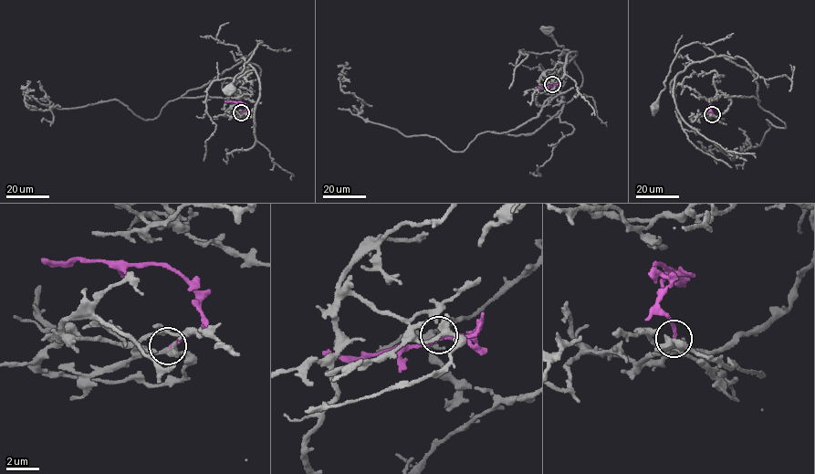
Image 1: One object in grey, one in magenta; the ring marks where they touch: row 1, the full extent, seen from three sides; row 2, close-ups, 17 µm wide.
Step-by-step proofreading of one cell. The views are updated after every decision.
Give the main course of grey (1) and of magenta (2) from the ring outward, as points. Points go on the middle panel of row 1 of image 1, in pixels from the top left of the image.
1: (552, 84), (539, 80), (536, 118), (492, 132), (534, 133), (579, 89), (581, 72), (548, 30)
2: (553, 84), (538, 87)

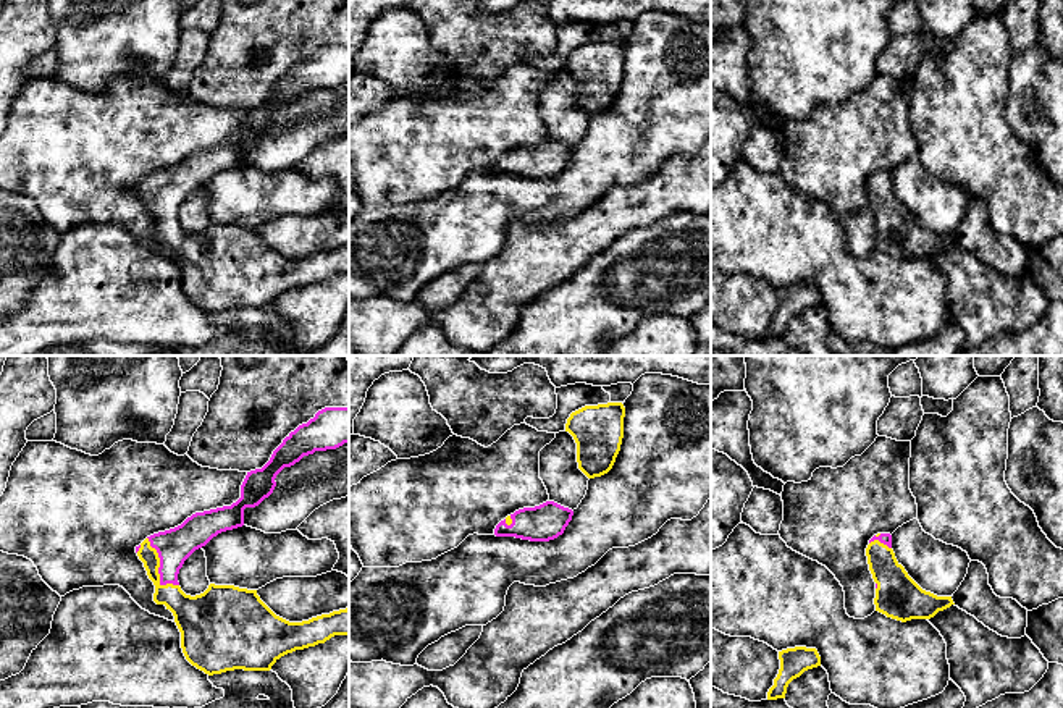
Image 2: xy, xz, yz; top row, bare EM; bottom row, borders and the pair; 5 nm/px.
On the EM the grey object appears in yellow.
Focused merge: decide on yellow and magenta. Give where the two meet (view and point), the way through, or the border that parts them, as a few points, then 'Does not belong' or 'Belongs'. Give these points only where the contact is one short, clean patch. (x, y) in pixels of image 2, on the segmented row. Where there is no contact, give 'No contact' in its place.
Touches yellow at xy (157, 569). Path across: xy (186, 610), (160, 582), (157, 569), (175, 545). Belongs

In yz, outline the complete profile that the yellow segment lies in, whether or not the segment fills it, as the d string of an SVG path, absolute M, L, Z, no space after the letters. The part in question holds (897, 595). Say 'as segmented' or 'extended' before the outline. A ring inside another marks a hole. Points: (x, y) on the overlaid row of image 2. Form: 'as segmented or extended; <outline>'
extended; M890 533L874 535L866 548L866 556L876 582L876 611L887 617L901 622L931 619L955 605L952 596L926 592L908 575L895 558Z

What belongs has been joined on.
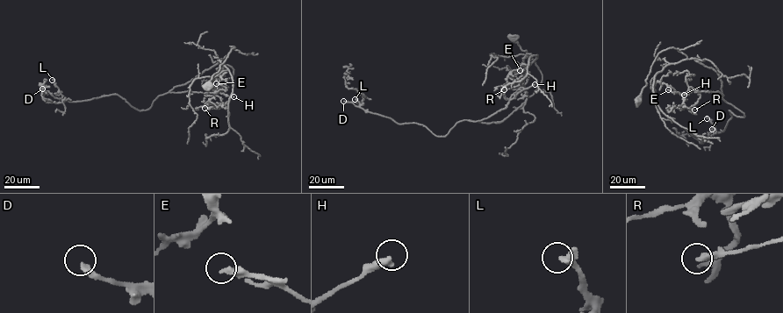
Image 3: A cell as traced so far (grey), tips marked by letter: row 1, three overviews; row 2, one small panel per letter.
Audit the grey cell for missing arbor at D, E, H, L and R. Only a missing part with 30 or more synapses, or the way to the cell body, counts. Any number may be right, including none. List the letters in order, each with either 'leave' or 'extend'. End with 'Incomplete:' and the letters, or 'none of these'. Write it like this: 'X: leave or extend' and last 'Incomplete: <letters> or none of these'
D: leave
E: leave
H: leave
L: extend
R: leave
Incomplete: L

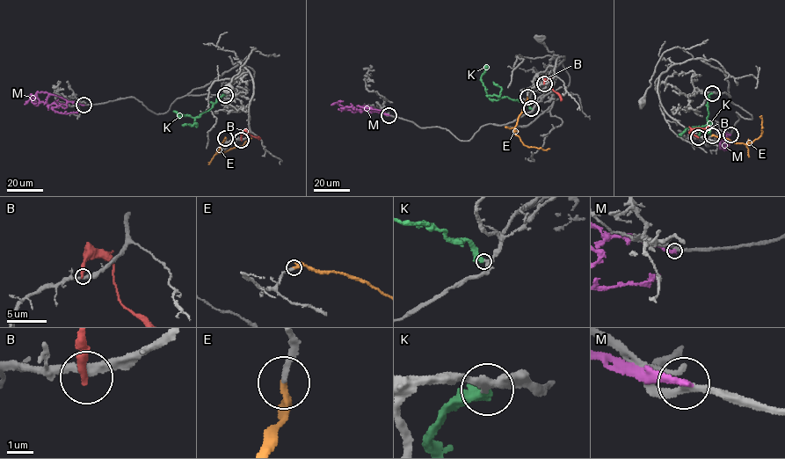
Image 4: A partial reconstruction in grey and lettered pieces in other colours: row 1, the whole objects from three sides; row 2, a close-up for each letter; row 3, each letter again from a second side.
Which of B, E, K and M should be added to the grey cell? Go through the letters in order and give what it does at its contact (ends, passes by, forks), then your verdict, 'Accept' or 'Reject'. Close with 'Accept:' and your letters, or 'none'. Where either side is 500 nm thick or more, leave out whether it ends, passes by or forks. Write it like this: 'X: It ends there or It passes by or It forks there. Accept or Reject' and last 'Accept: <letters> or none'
B: It ends there. Reject
E: It ends there. Accept
K: It ends there. Reject
M: It ends there. Reject
Accept: E

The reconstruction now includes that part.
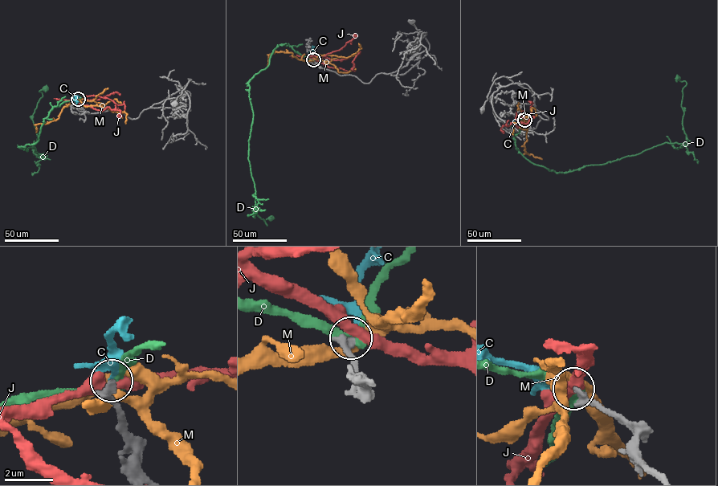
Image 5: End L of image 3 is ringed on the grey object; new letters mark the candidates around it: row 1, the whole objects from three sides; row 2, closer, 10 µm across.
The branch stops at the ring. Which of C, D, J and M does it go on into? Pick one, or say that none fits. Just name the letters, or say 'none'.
C

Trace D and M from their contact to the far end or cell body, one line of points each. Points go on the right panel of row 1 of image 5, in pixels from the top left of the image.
D: (525, 120), (516, 148), (559, 173), (682, 143), (687, 83), (678, 77)
M: (525, 120), (521, 125), (522, 121), (514, 124), (513, 135)

